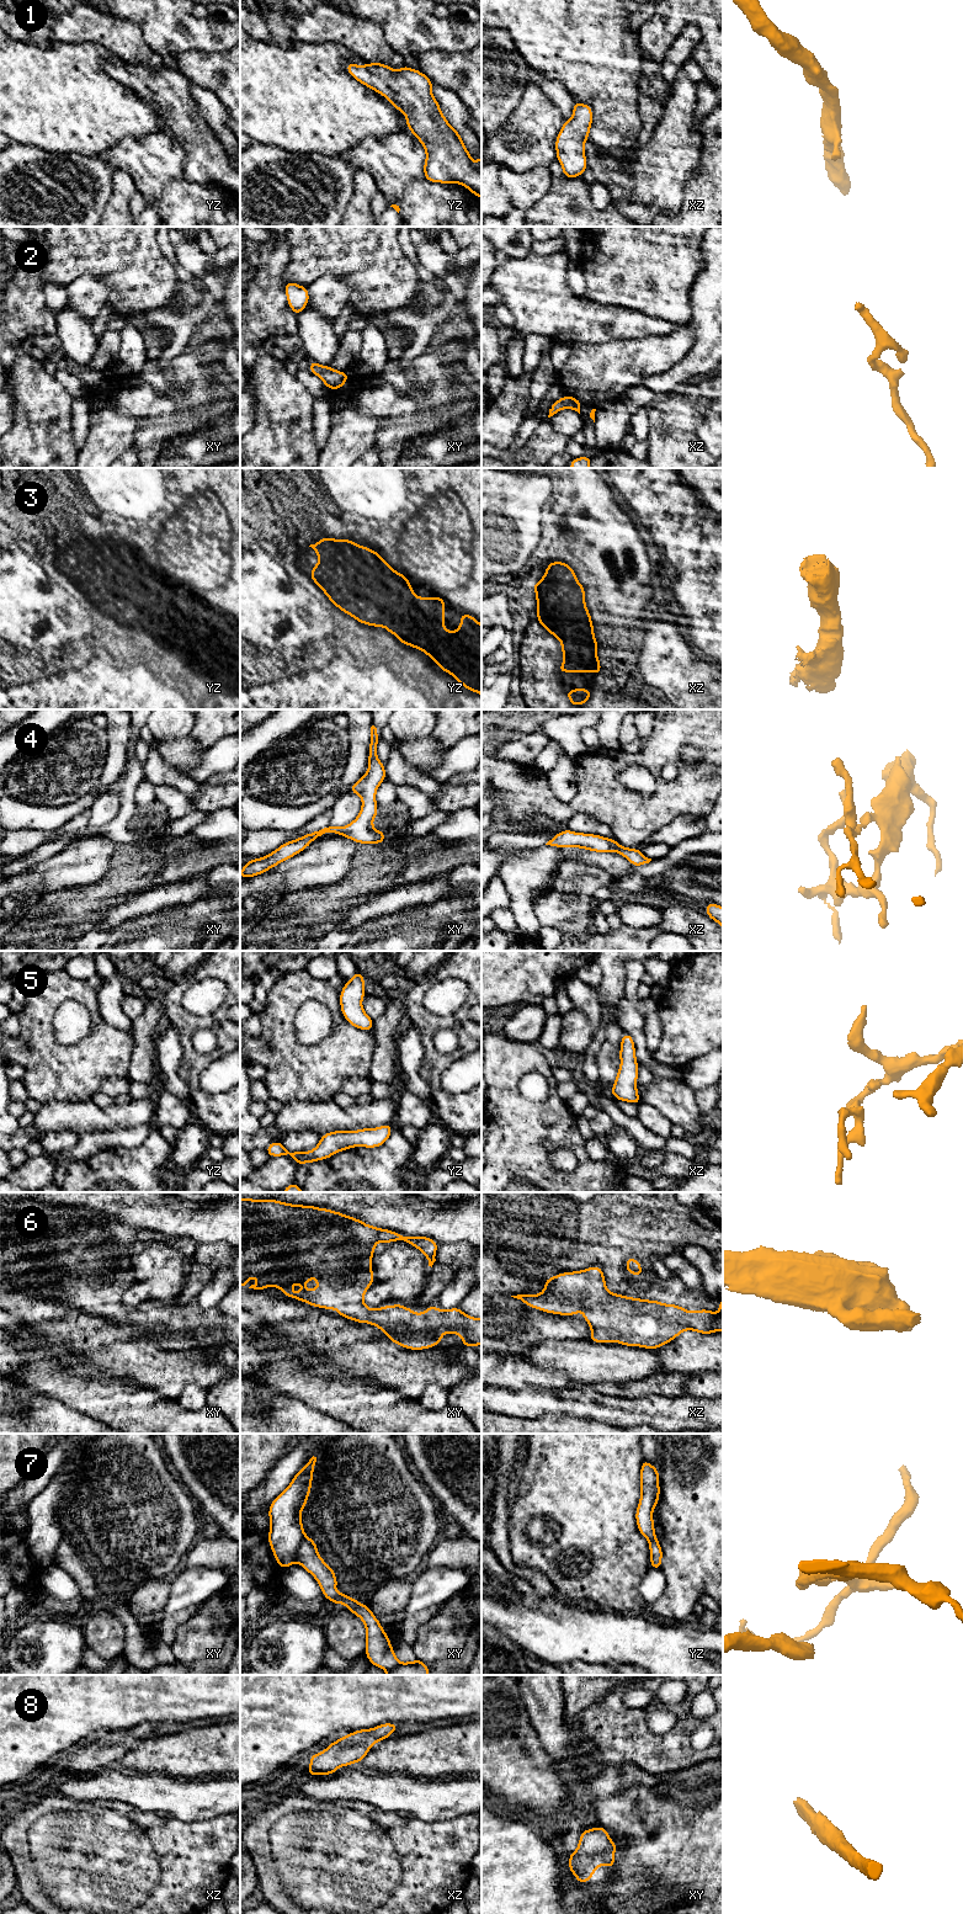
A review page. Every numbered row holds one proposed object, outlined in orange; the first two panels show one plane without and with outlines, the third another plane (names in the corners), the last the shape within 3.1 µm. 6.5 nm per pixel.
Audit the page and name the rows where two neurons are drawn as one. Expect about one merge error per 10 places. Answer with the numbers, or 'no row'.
7

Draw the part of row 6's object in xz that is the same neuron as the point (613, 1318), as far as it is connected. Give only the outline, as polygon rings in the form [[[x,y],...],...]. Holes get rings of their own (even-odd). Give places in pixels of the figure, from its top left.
[[[600,1266],[581,1271],[562,1272],[544,1281],[544,1291],[538,1294],[511,1296],[522,1303],[546,1313],[559,1315],[582,1315],[591,1328],[590,1341],[619,1343],[626,1346],[639,1346],[655,1350],[669,1344],[685,1330],[699,1334],[723,1331],[723,1299],[719,1312],[708,1309],[690,1312],[679,1304],[665,1304],[659,1301],[632,1298],[611,1293],[606,1288],[606,1278]]]

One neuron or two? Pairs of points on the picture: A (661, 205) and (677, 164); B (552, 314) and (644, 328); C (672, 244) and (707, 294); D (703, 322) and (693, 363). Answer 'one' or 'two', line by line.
A: one
B: one
C: two
D: one

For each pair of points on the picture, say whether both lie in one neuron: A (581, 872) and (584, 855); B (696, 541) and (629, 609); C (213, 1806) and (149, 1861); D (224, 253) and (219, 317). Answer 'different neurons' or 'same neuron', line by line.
A: different neurons
B: different neurons
C: different neurons
D: same neuron

